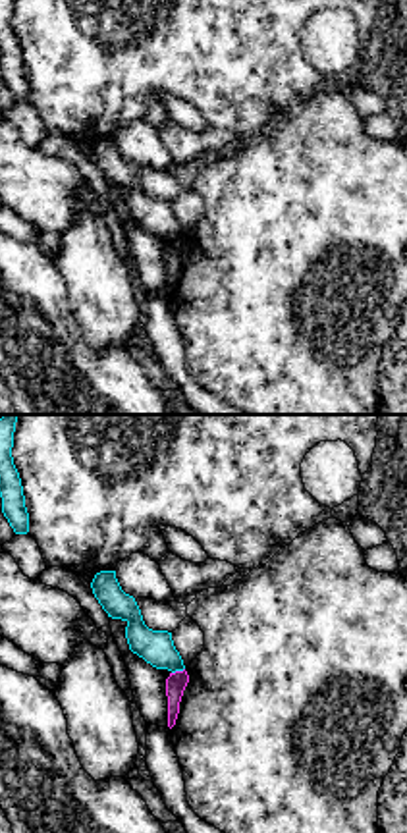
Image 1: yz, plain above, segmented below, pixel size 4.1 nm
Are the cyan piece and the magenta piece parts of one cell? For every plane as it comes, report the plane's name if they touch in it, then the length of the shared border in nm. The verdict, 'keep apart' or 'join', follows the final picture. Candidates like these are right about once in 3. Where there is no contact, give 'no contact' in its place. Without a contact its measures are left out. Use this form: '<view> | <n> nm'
yz | 60 nm

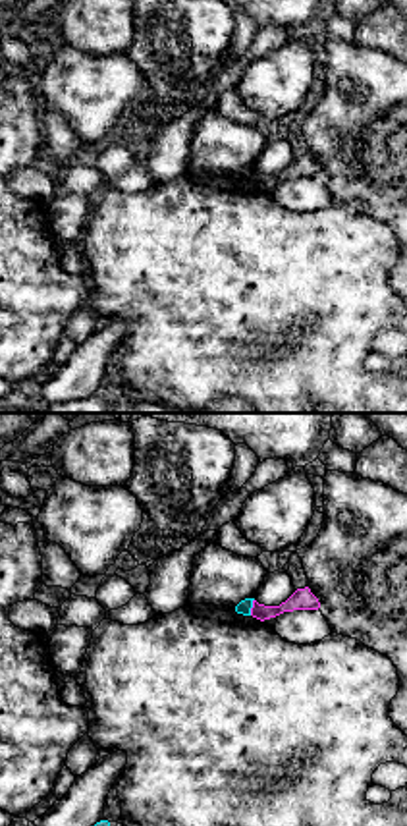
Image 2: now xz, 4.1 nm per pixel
xz | 70 nm

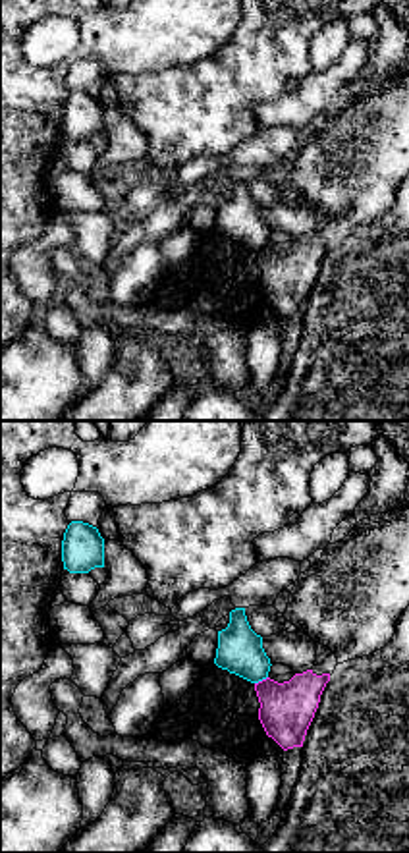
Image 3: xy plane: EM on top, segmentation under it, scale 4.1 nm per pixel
xy | 70 nm

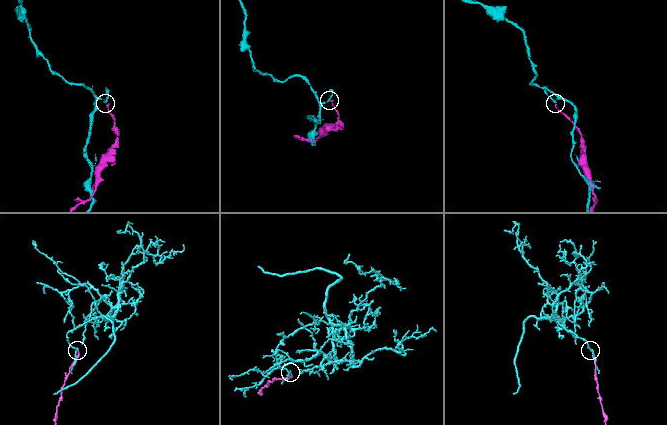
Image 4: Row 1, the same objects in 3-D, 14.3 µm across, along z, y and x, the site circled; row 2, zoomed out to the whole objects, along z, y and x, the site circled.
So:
keep apart

